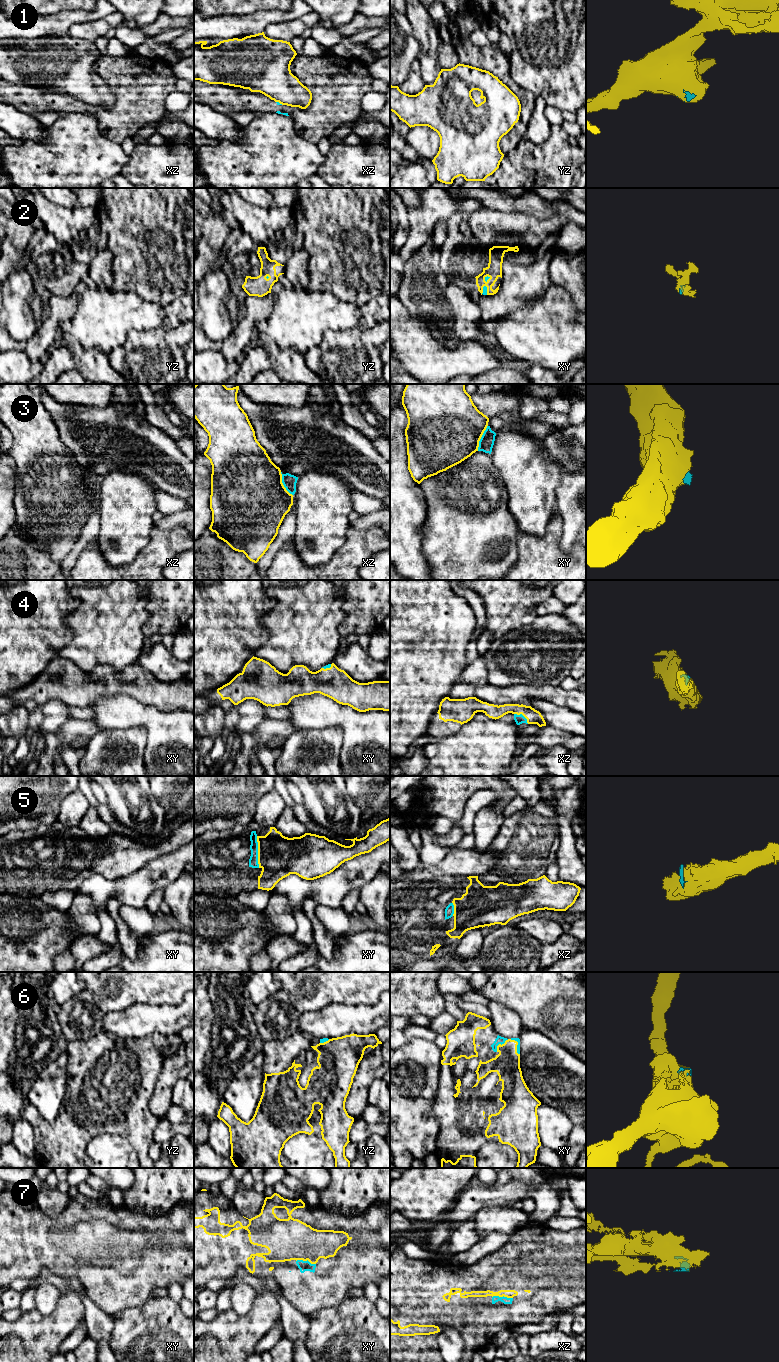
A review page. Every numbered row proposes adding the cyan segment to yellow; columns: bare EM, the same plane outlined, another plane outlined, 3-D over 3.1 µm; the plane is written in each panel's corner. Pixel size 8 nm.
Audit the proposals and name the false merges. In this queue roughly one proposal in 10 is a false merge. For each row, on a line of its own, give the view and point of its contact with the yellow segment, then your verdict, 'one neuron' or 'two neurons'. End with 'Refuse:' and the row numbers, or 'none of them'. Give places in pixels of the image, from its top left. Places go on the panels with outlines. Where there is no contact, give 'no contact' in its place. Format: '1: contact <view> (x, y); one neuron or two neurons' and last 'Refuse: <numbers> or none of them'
1: contact xz (279, 102); two neurons
2: contact xy (487, 290); one neuron
3: contact xy (480, 438); one neuron
4: contact xz (522, 714); one neuron
5: contact xy (258, 852); one neuron
6: contact xy (500, 1044); one neuron
7: contact xz (502, 1296); one neuron
Refuse: 1

